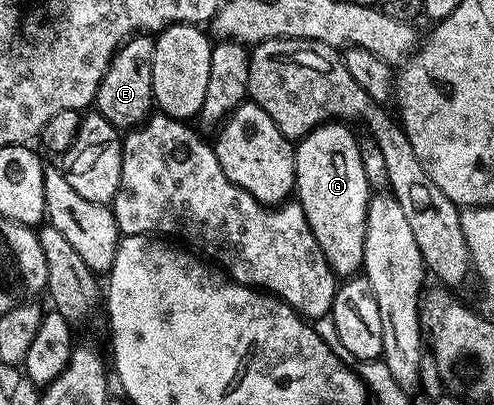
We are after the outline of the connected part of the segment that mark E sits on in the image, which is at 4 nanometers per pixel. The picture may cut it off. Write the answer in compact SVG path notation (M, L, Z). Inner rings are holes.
M150 33L131 35L117 51L104 73L94 98L97 114L103 115L113 127L133 129L146 122L155 106L152 89L152 53L155 36ZM151 107L151 108L150 108Z

